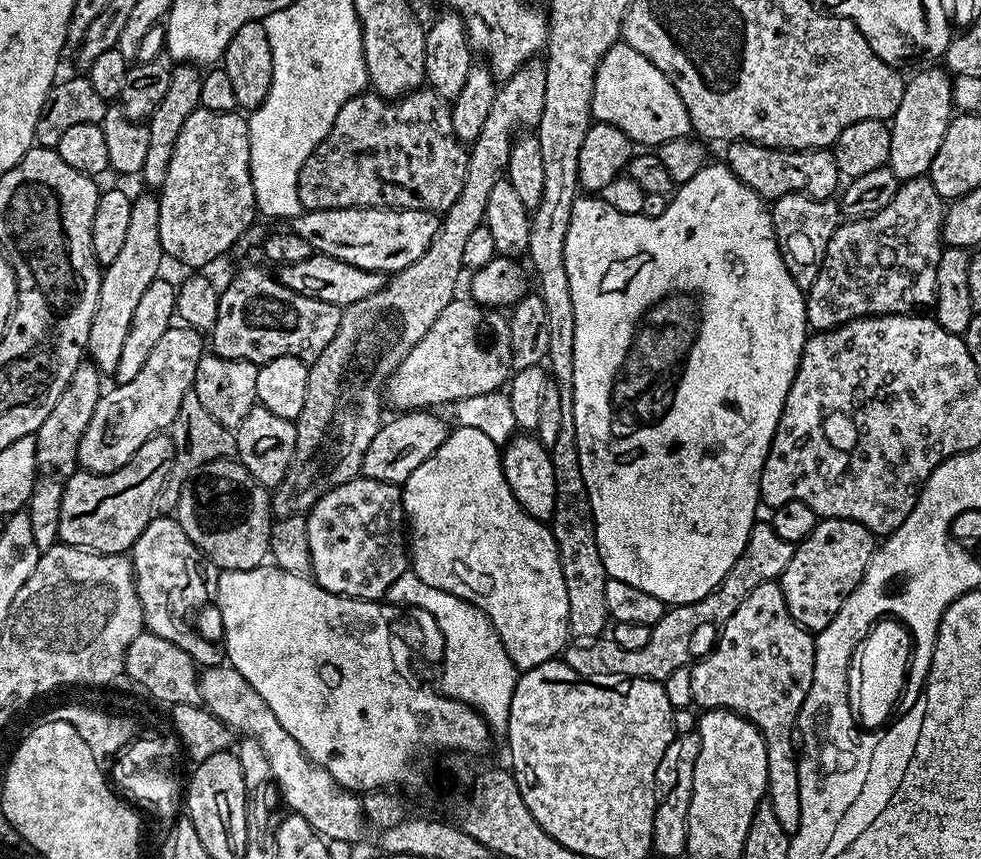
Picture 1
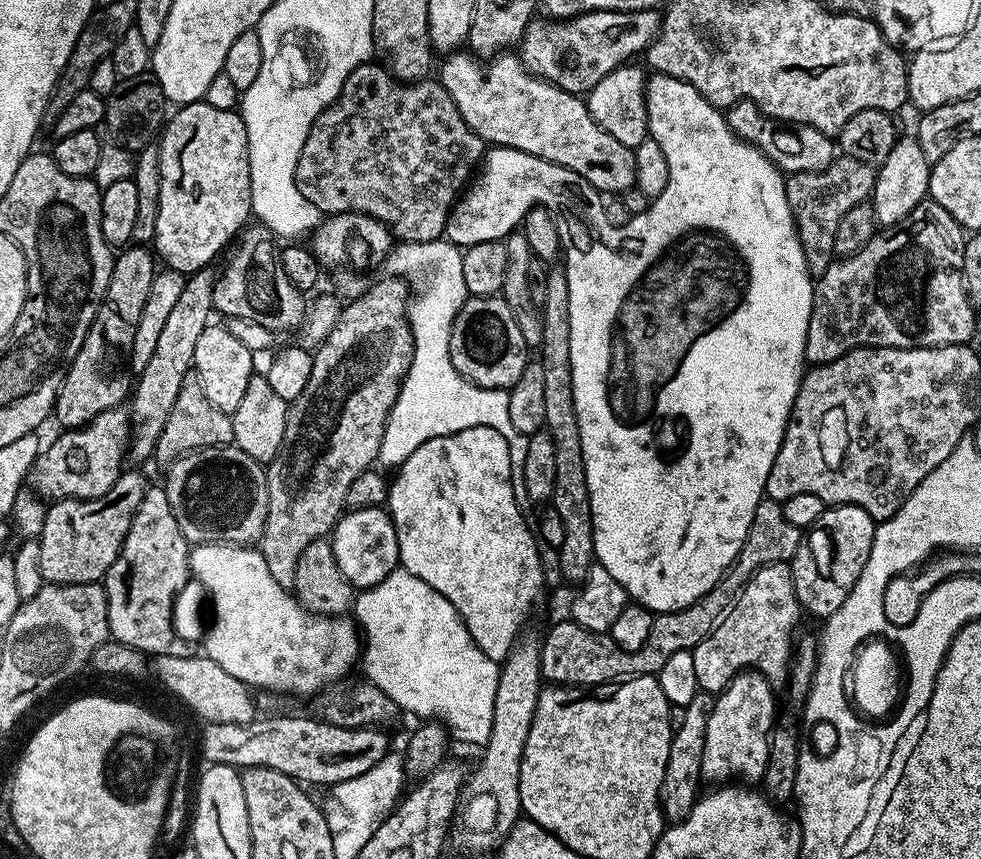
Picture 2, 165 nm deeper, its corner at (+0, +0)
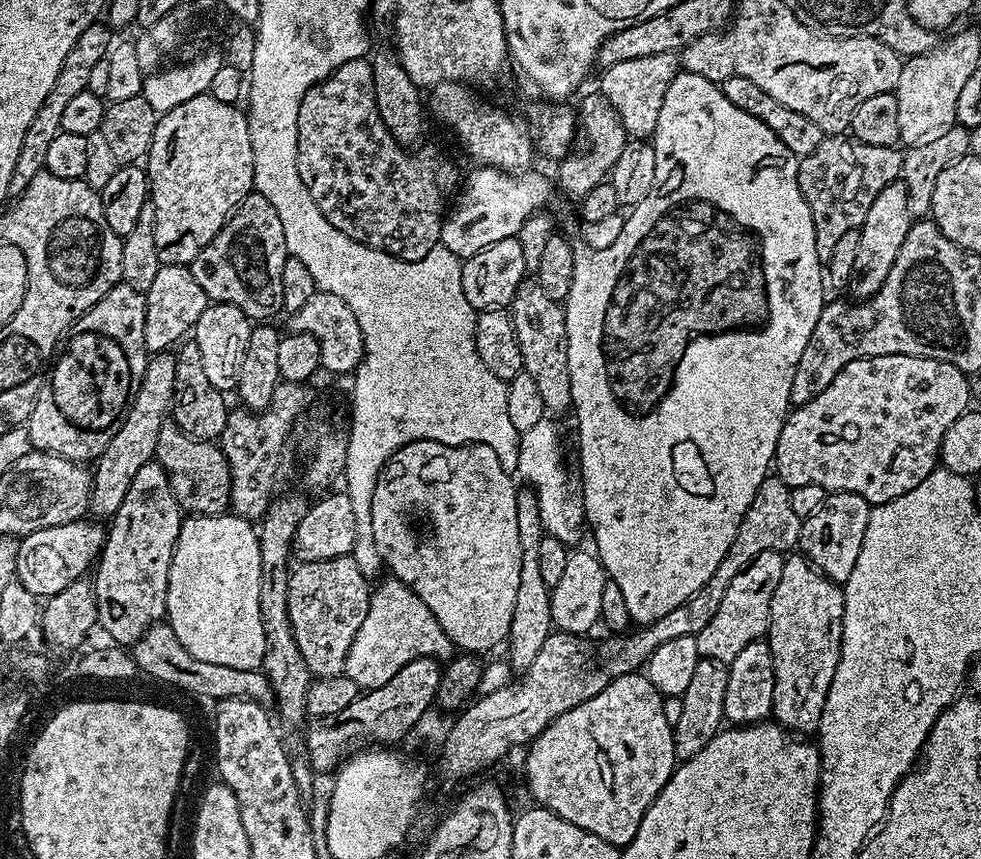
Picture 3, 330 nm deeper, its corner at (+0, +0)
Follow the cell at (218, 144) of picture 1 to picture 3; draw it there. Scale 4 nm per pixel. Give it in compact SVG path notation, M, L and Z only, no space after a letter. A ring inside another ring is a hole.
M207 94L190 98L190 102L182 102L182 106L174 106L174 110L157 119L146 157L146 171L150 202L154 206L154 246L158 246L161 265L191 265L202 246L206 246L206 242L210 242L210 238L214 238L232 217L242 198L253 191L254 150L247 115L237 105L218 102L218 98Z

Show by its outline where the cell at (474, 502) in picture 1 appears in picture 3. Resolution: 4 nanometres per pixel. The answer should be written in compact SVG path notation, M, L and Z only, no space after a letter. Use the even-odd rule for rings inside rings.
M415 440L406 446L399 448L391 458L386 462L386 466L380 471L378 478L378 486L374 486L374 542L378 542L378 554L384 559L384 568L387 569L395 579L404 583L407 588L414 594L418 594L418 598L422 598L422 602L426 602L426 606L430 606L430 614L434 614L434 618L438 618L438 622L442 626L442 630L449 636L453 645L457 649L463 650L468 654L485 654L491 650L495 644L503 645L508 639L508 631L510 630L510 618L514 618L514 598L518 594L518 577L522 575L522 546L518 546L518 502L516 501L517 485L512 484L513 477L502 470L502 462L498 458L498 454L490 446L485 444L459 444L456 448L449 444L439 444L433 440Z

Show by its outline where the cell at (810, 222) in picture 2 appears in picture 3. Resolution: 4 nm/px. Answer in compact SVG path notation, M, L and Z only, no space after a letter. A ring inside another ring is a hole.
M828 134L824 141L814 150L814 154L803 157L796 166L796 187L802 194L804 206L810 210L812 219L812 243L818 258L826 262L830 254L834 254L834 246L838 238L847 232L855 232L860 229L870 211L874 206L874 198L882 194L886 186L897 183L904 171L904 152L899 147L890 146L866 146L848 134Z

